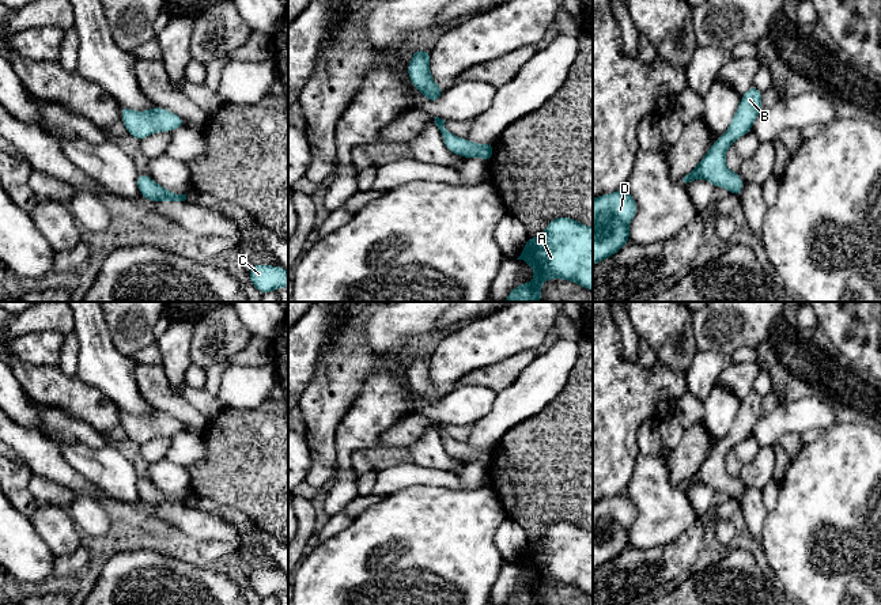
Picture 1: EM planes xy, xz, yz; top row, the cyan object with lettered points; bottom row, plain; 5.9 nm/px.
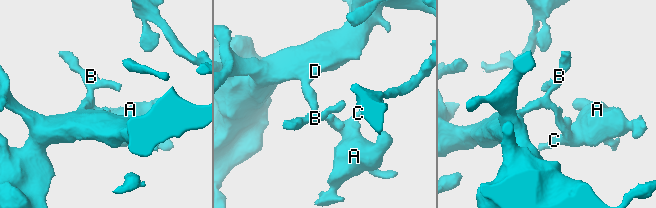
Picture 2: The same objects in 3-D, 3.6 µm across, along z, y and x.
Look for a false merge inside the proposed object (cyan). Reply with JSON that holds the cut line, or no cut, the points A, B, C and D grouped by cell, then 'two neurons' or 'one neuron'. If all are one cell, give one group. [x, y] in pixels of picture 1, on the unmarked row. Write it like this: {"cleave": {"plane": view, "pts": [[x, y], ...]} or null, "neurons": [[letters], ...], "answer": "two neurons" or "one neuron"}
{"cleave": null, "neurons": [["A", "B", "C", "D"]], "answer": "one neuron"}

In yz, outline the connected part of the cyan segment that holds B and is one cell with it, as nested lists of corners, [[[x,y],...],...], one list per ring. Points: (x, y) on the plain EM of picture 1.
[[[752,390],[741,401],[741,407],[727,436],[715,445],[699,469],[691,477],[681,481],[678,488],[687,491],[696,483],[703,483],[711,487],[715,492],[721,491],[727,494],[740,503],[744,484],[738,477],[730,476],[726,472],[725,458],[737,443],[752,436],[752,430],[760,417],[761,396]]]

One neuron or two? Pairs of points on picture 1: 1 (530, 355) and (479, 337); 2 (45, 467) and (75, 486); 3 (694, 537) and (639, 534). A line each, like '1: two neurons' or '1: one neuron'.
1: two neurons
2: one neuron
3: two neurons

